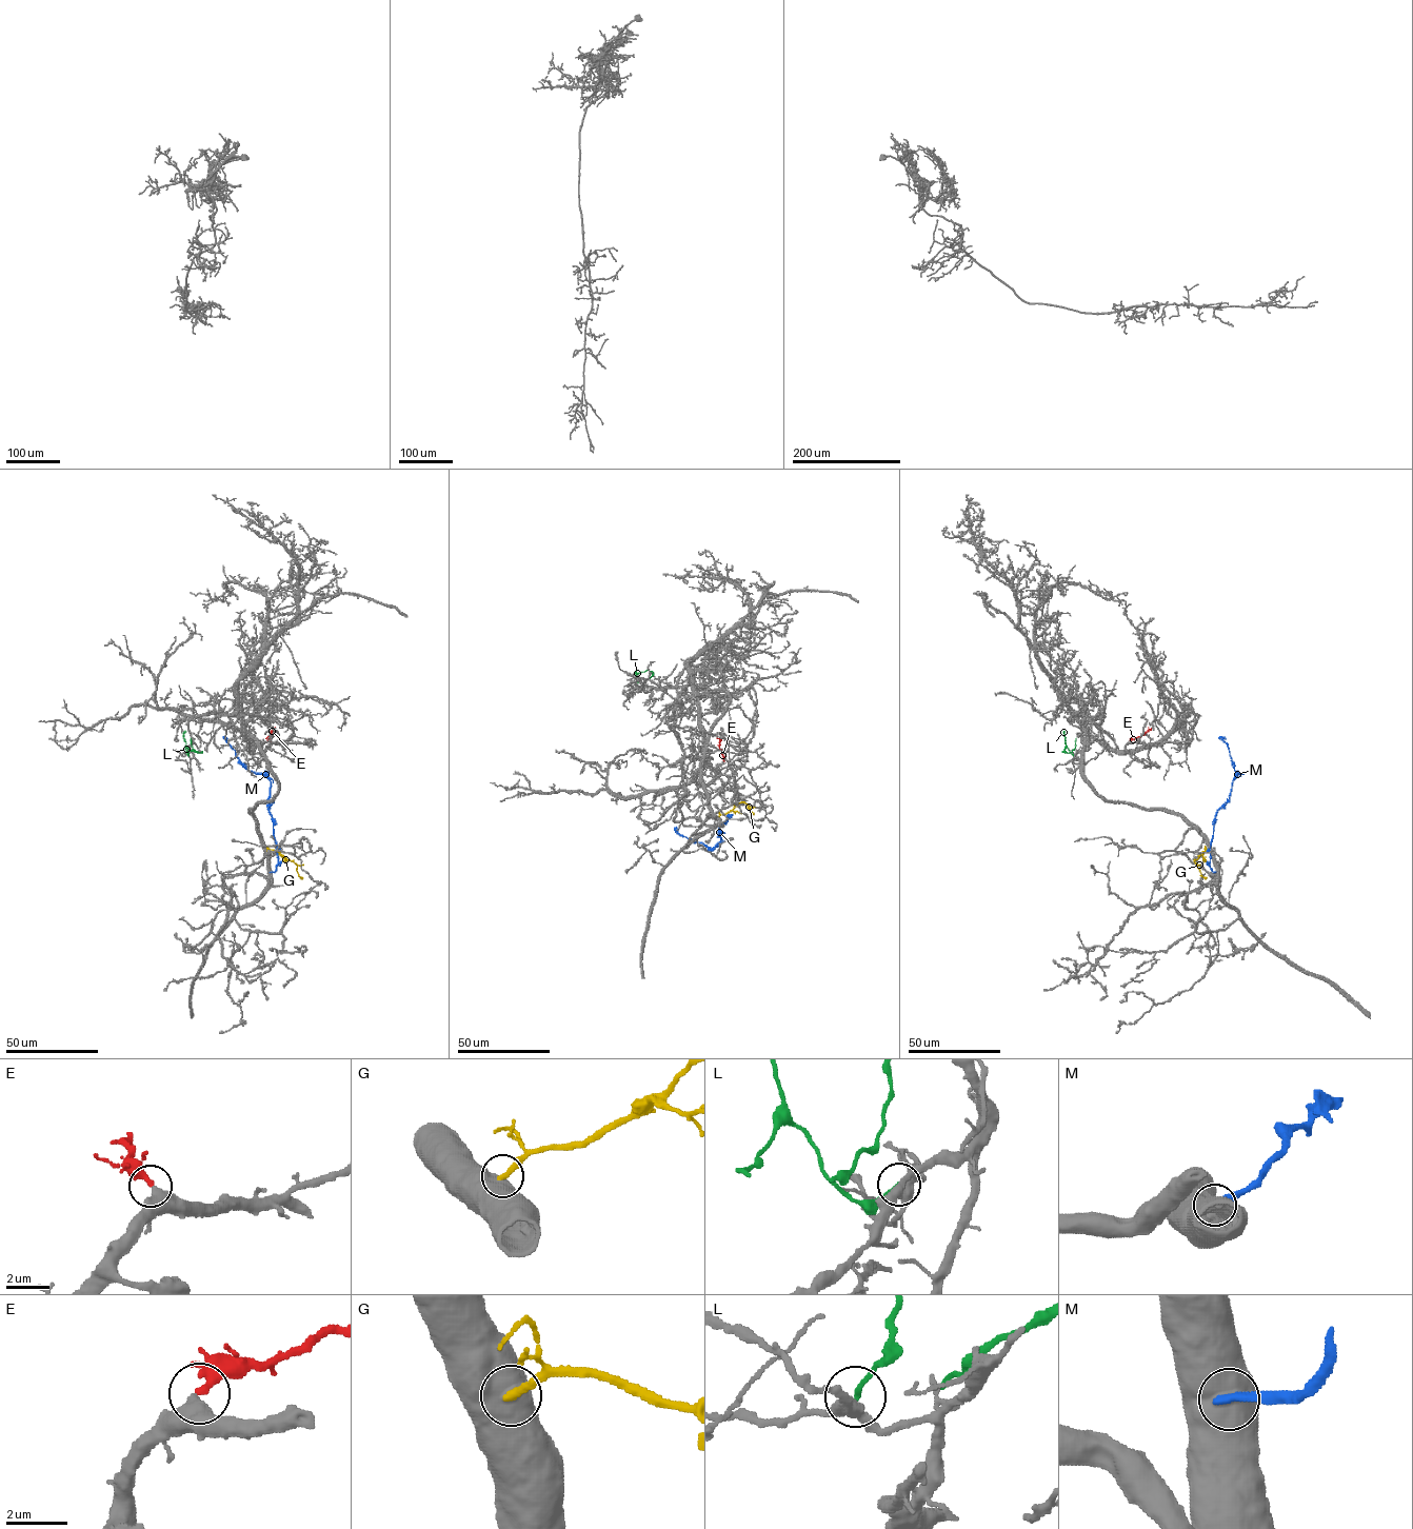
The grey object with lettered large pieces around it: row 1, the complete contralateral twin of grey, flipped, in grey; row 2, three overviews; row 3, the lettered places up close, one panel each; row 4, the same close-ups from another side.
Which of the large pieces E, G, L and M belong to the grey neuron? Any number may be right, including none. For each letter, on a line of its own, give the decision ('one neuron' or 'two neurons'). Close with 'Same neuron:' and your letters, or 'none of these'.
E: one neuron
G: two neurons
L: two neurons
M: two neurons
Same neuron: E

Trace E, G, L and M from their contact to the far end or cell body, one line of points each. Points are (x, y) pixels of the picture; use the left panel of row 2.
E: (271, 740), (267, 737), (273, 728)
G: (267, 851), (275, 850), (293, 860), (300, 877)
L: (186, 753), (186, 748), (201, 752), (193, 749), (191, 738)
M: (271, 872), (277, 865), (277, 847), (267, 808), (271, 780), (263, 774), (249, 770), (223, 736)

